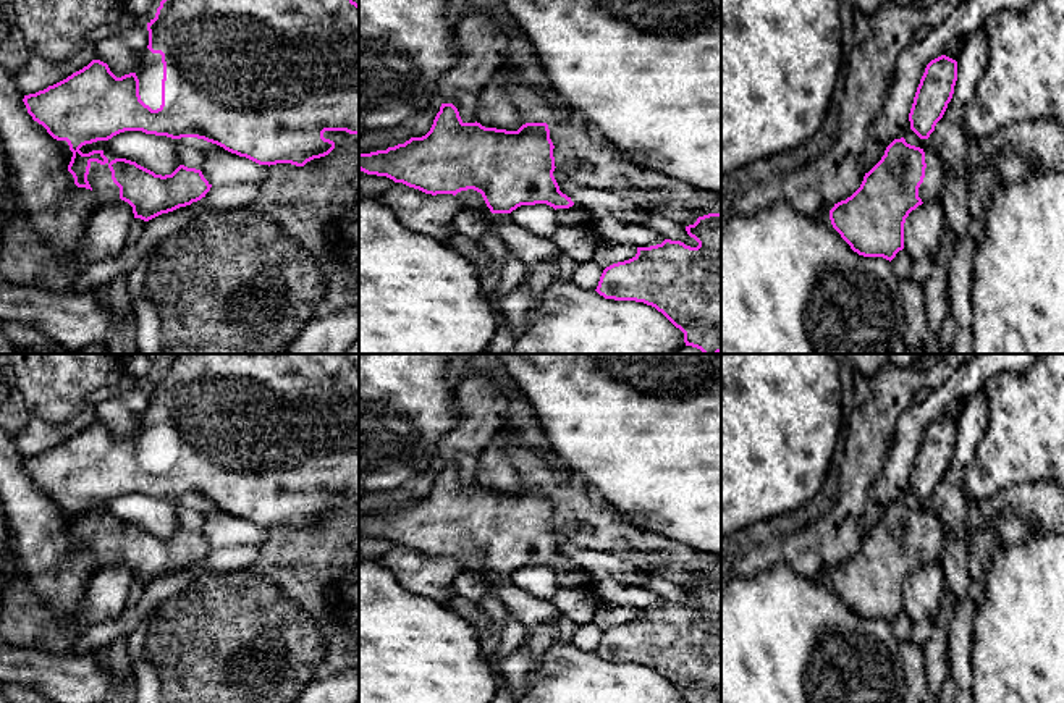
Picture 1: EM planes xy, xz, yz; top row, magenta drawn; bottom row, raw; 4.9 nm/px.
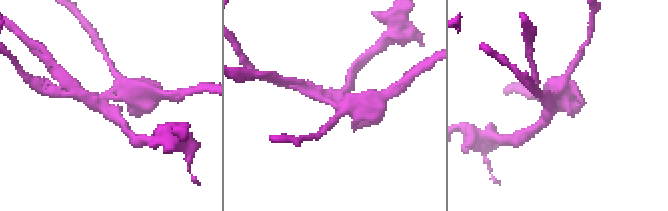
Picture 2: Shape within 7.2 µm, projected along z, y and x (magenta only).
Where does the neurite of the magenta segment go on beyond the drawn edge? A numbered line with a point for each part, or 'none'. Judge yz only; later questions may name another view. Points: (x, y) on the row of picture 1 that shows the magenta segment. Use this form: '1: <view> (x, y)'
1: yz (935, 173)

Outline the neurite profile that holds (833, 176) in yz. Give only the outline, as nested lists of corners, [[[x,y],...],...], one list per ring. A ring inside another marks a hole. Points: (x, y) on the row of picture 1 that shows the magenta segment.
[[[889,0],[883,3],[868,19],[870,32],[867,39],[849,55],[839,120],[830,147],[820,157],[786,175],[778,175],[747,187],[731,204],[728,218],[734,215],[755,215],[778,202],[786,202],[800,215],[813,217],[821,207],[851,197],[863,181],[865,173],[860,166],[860,155],[865,149],[867,134],[886,100],[899,55],[914,44],[914,32],[917,29],[930,29],[941,24],[961,2],[964,0],[914,0],[904,6]]]

